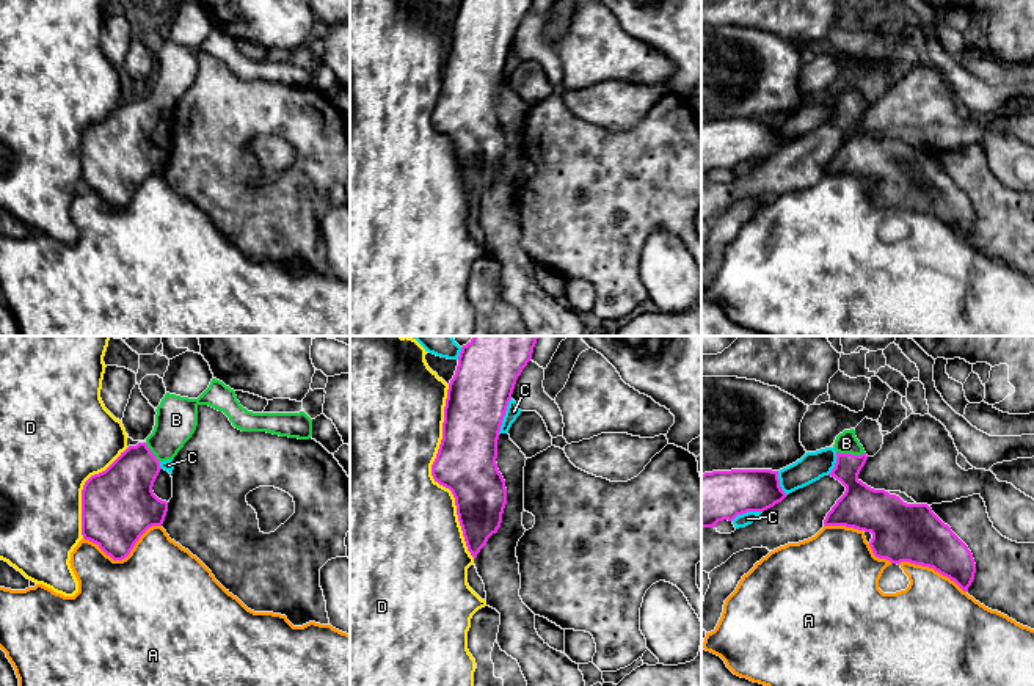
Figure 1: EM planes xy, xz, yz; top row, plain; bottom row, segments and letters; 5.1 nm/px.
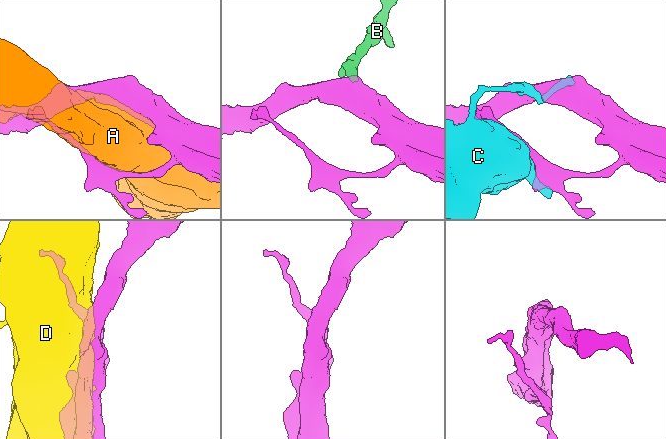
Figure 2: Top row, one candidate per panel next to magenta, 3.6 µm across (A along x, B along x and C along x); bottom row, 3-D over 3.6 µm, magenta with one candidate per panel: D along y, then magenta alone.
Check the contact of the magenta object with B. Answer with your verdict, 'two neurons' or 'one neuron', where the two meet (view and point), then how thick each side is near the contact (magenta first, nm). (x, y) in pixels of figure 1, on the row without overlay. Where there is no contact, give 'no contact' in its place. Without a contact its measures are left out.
one neuron | yz (851, 102) | 180/110 nm

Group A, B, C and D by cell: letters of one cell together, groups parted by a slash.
A / B / C / D

